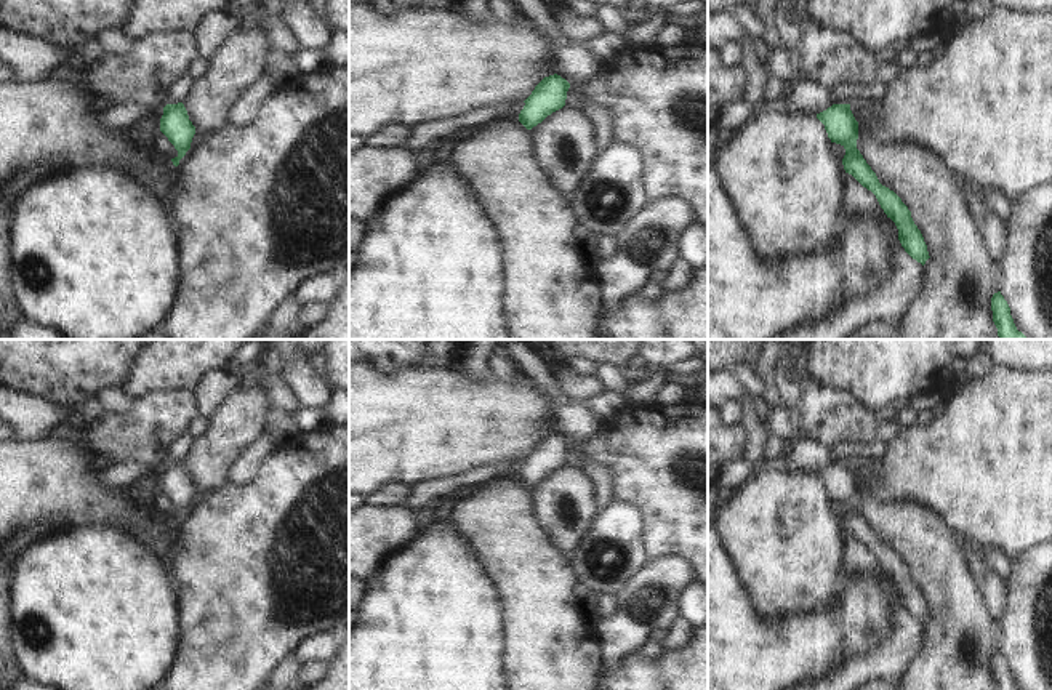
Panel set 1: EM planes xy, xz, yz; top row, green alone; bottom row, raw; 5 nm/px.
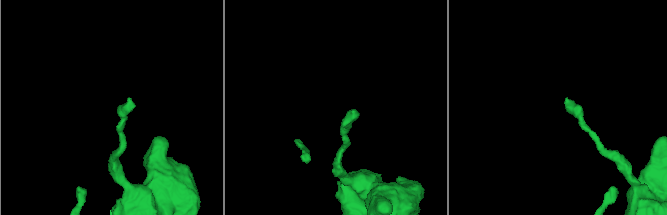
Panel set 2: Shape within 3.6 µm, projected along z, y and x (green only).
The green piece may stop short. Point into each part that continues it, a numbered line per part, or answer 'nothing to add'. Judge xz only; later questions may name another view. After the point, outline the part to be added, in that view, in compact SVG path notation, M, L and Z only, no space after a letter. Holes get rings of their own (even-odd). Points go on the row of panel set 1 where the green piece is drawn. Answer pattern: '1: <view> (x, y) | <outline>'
nothing to add

